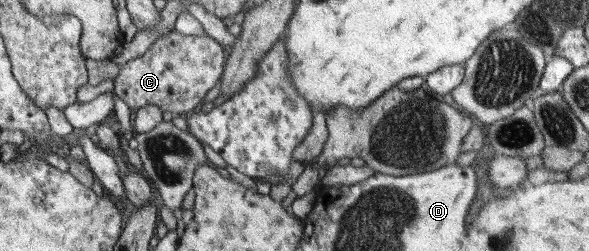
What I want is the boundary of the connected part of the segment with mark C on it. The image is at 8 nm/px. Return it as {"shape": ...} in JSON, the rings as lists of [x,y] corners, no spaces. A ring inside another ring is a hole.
{"shape":[[[174,31],[159,39],[140,58],[127,62],[120,69],[114,79],[114,92],[122,101],[134,110],[145,106],[156,106],[162,113],[170,112],[175,115],[187,116],[192,113],[208,89],[218,83],[224,64],[224,49],[220,43],[207,34],[184,35],[184,32]],[[178,71],[180,79],[186,79],[188,89],[180,91],[200,91],[200,93],[180,93],[180,107],[178,109]]]}

